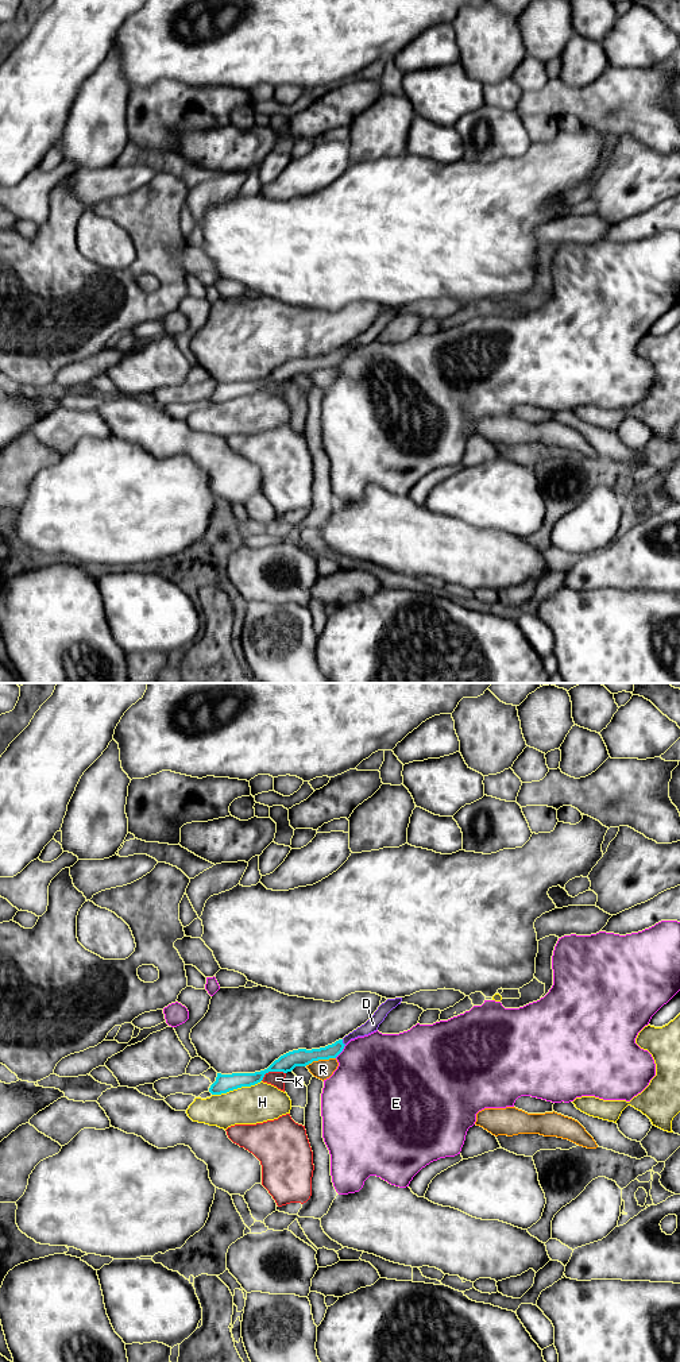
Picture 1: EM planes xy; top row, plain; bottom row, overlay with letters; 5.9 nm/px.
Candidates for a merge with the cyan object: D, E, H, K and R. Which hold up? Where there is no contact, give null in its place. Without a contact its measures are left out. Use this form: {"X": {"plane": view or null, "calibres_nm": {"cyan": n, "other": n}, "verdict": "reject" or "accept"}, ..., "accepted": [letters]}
{"D": {"plane": "xy", "calibres_nm": {"cyan": 110, "other": 80}, "verdict": "accept"}, "E": {"plane": "xy", "calibres_nm": {"cyan": 110, "other": 460}, "verdict": "reject"}, "H": {"plane": "xy", "calibres_nm": {"cyan": 110, "other": 220}, "verdict": "reject"}, "K": {"plane": "xy", "calibres_nm": {"cyan": 110, "other": 90}, "verdict": "reject"}, "R": {"plane": "xy", "calibres_nm": {"cyan": 110, "other": 120}, "verdict": "reject"}, "accepted": ["D"]}

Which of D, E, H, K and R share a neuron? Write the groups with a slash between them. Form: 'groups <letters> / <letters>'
groups D / E / H / K / R

